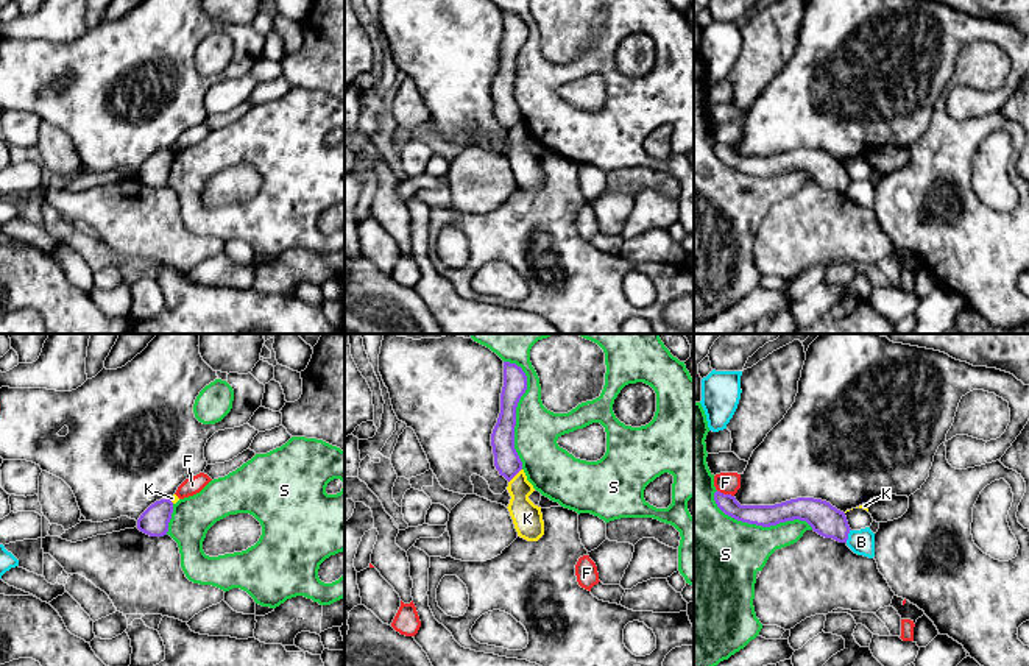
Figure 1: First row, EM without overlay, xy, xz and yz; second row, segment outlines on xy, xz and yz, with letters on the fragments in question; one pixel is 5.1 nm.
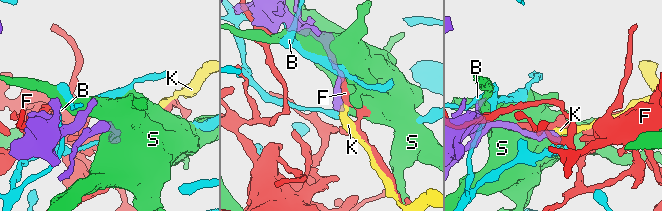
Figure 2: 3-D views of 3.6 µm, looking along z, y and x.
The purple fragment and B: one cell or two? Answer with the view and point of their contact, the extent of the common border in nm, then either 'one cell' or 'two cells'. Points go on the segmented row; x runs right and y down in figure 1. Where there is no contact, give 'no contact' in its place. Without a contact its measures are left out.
yz (847, 535) | 80 nm | two cells

